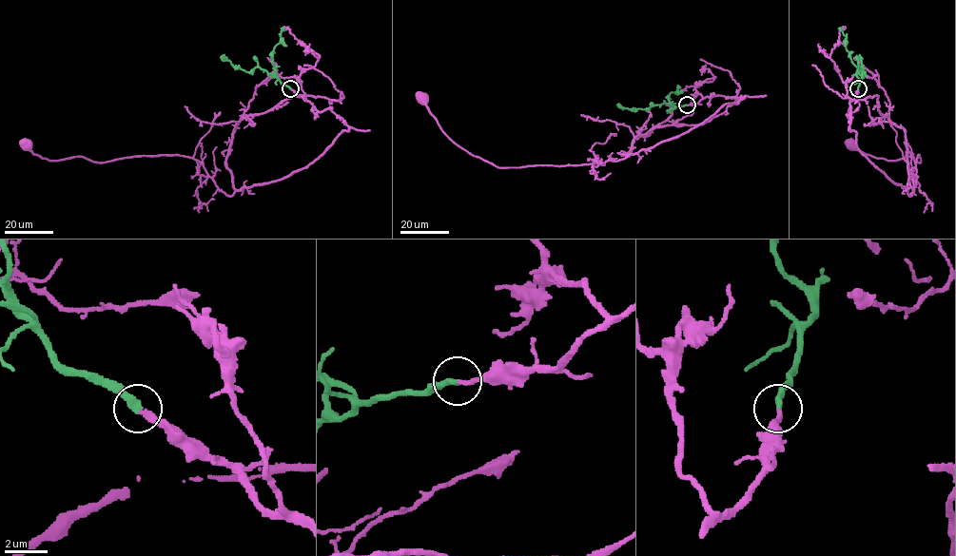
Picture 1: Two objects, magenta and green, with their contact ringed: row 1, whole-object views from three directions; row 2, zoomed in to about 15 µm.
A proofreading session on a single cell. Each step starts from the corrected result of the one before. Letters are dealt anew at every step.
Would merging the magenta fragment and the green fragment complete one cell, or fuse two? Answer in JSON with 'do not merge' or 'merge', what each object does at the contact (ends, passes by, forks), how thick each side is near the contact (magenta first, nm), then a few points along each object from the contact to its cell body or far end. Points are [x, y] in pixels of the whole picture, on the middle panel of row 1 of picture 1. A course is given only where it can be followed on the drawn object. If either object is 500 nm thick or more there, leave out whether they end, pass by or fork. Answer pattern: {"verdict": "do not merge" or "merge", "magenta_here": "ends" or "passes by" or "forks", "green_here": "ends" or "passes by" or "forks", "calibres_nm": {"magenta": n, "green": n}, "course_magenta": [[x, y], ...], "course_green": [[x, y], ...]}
{"verdict": "merge", "magenta_here": "ends", "green_here": "ends", "calibres_nm": {"magenta": 220, "green": 320}, "course_magenta": [[687, 105], [707, 96], [745, 96], [688, 131], [618, 161], [497, 167], [458, 145], [422, 98]], "course_green": [[687, 105], [675, 106], [667, 103], [646, 109], [621, 107], [617, 105]]}

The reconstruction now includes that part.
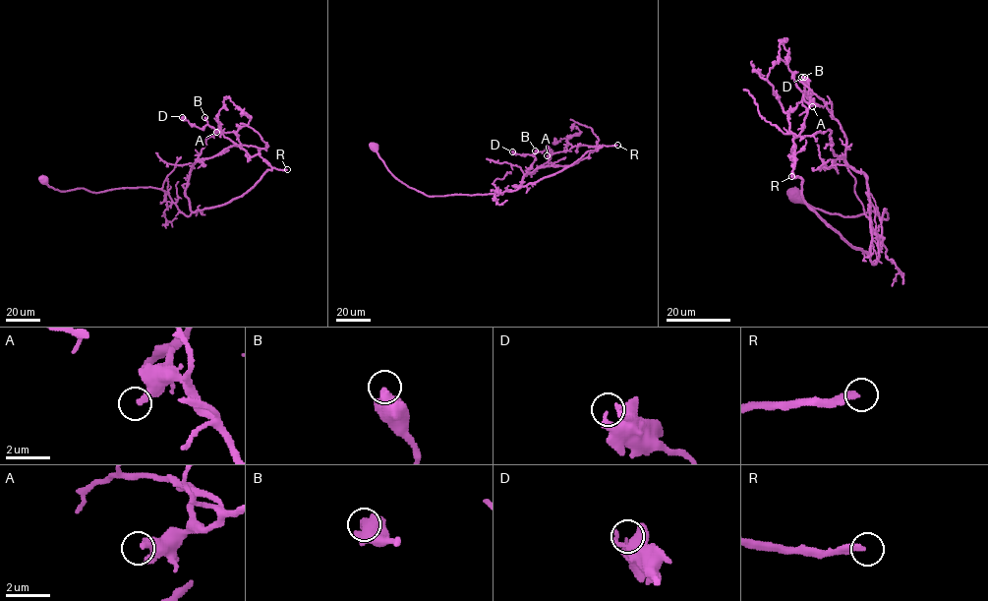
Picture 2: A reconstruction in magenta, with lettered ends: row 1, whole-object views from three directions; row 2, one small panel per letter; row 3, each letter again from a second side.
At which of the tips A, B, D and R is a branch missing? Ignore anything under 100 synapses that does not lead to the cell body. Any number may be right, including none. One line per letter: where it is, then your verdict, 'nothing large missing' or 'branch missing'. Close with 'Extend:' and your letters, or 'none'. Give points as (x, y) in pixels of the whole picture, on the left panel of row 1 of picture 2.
A: place (216, 132); nothing large missing
B: place (204, 117); nothing large missing
D: place (182, 117); nothing large missing
R: place (287, 169); branch missing
Extend: R

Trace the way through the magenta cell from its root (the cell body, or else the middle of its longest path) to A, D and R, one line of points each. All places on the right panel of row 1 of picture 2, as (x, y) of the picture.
A: (795, 196), (844, 216), (887, 219), (885, 210), (876, 262), (792, 176), (812, 106)
D: (795, 196), (844, 216), (887, 219), (885, 210), (876, 262), (792, 176), (804, 77)
R: (795, 196), (844, 216), (873, 210), (887, 219), (885, 210), (876, 262), (806, 203), (801, 179), (791, 176)

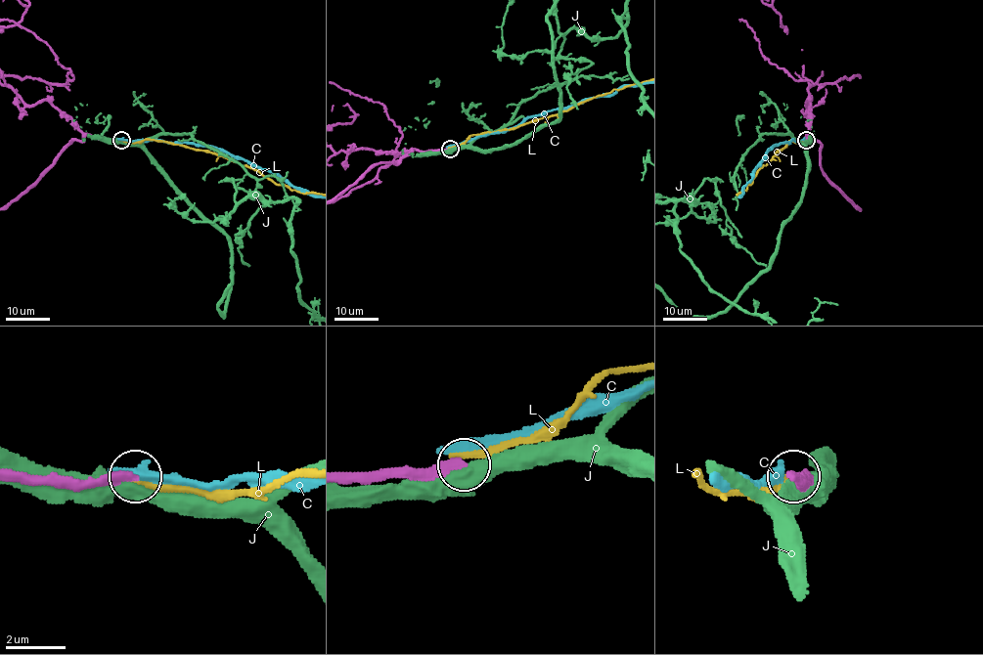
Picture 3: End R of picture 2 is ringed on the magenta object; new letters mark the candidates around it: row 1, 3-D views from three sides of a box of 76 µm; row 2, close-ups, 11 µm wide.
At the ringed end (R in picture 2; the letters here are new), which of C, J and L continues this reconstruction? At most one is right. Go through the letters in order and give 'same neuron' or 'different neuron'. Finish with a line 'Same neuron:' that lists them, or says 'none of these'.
C: different neuron
J: different neuron
L: different neuron
Same neuron: none of these

